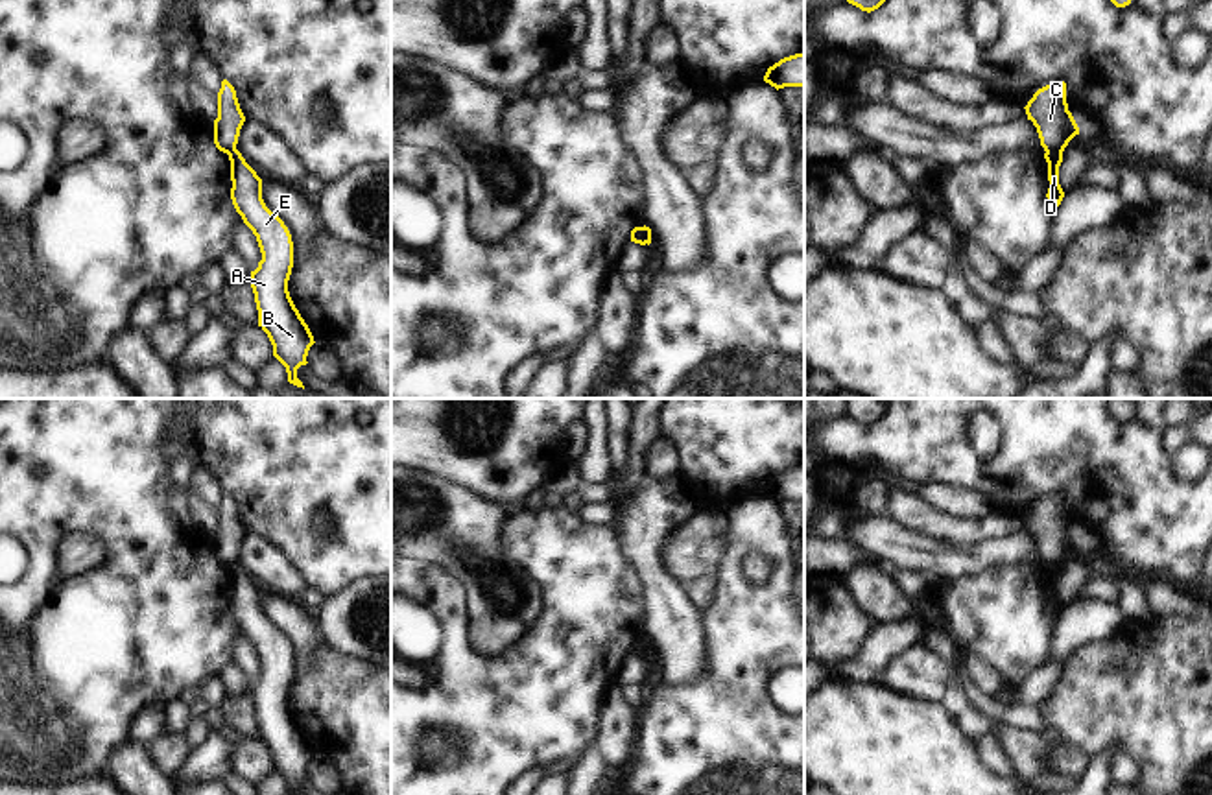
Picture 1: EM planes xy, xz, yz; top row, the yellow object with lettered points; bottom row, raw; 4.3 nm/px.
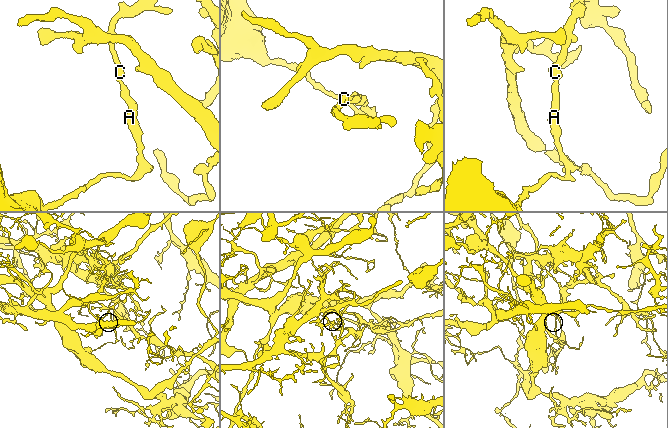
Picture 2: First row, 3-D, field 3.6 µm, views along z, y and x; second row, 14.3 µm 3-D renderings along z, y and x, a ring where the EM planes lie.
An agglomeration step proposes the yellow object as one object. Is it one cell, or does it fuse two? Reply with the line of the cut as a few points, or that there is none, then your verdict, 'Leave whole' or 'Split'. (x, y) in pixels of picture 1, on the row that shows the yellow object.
Split along yz (1045, 150), (1057, 150), (1061, 154). Split

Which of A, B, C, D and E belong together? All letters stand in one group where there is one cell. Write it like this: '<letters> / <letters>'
A B D E / C

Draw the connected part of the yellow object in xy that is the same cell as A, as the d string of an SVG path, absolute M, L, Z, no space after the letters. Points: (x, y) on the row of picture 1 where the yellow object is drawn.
M231 149L231 199L244 223L256 236L262 260L251 271L258 326L273 345L273 356L286 367L288 382L303 387L297 369L306 365L314 336L295 308L288 280L293 267L293 242L284 221L262 199L262 179L238 149Z

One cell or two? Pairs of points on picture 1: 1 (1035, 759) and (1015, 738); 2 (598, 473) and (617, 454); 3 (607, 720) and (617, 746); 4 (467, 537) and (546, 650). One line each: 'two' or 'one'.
1: one
2: two
3: one
4: two

